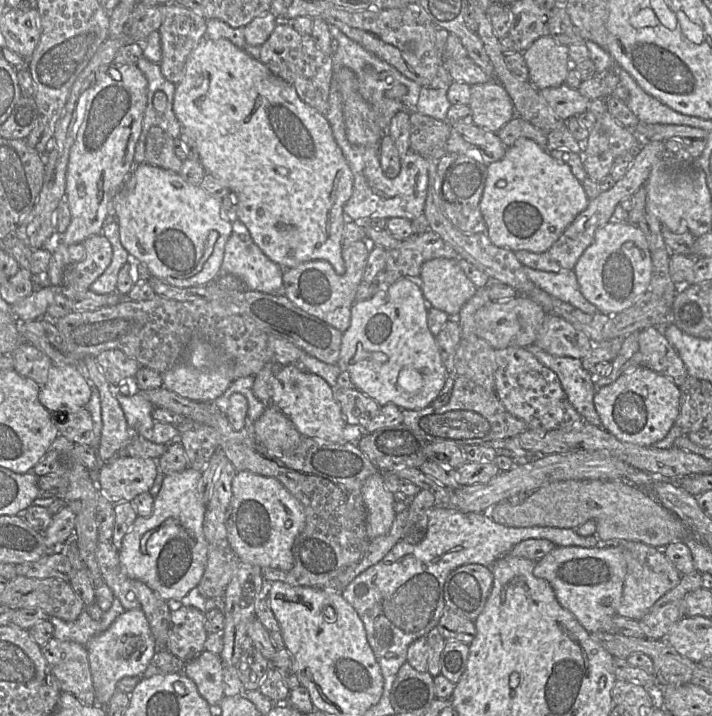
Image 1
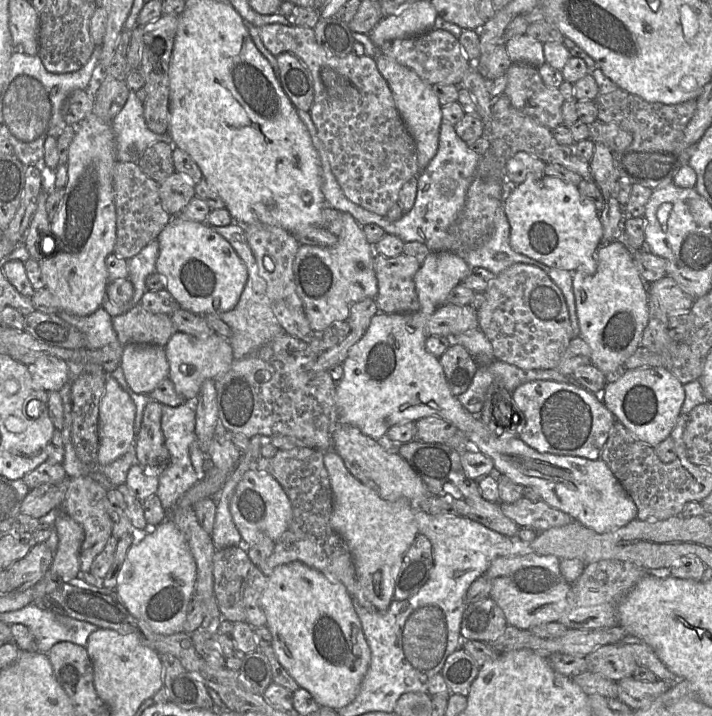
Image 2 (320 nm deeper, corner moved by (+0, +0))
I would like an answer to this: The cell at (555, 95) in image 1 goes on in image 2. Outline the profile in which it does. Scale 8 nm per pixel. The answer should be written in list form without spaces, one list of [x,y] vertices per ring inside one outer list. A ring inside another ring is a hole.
[[[512,63],[506,71],[506,76],[504,94],[513,107],[549,129],[563,124],[561,109],[565,99],[558,88],[551,88],[544,84],[538,67],[526,63]]]

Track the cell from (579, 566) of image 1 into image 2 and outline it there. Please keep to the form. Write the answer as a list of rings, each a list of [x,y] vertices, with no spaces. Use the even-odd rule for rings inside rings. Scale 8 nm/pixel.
[[[531,552],[497,557],[484,574],[492,583],[489,597],[502,609],[508,625],[530,630],[546,622],[558,621],[567,607],[571,584],[562,576],[560,559],[554,555]]]

